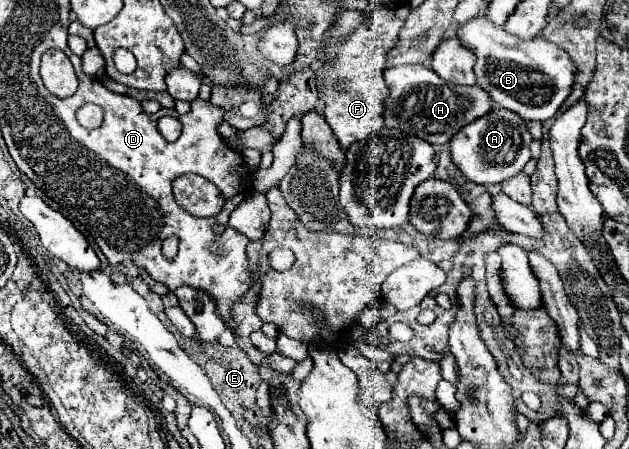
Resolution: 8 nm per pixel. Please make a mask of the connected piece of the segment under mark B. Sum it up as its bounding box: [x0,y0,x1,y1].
[456,16,576,122]

